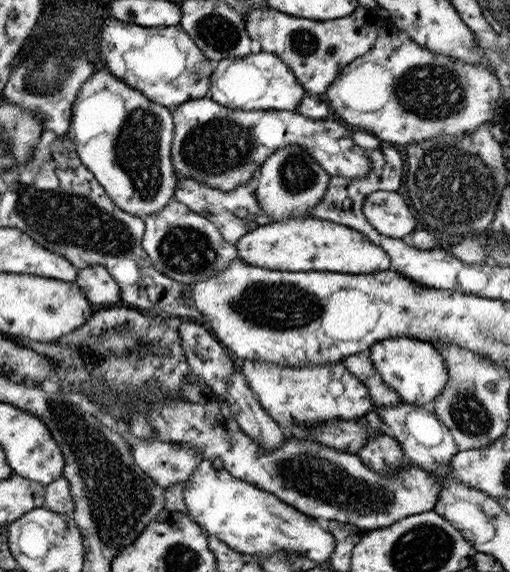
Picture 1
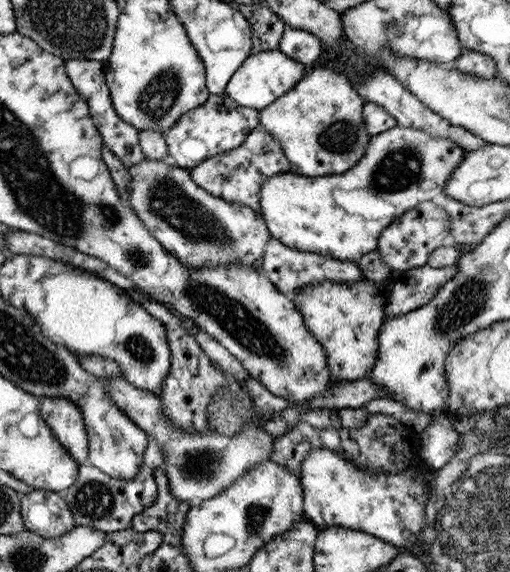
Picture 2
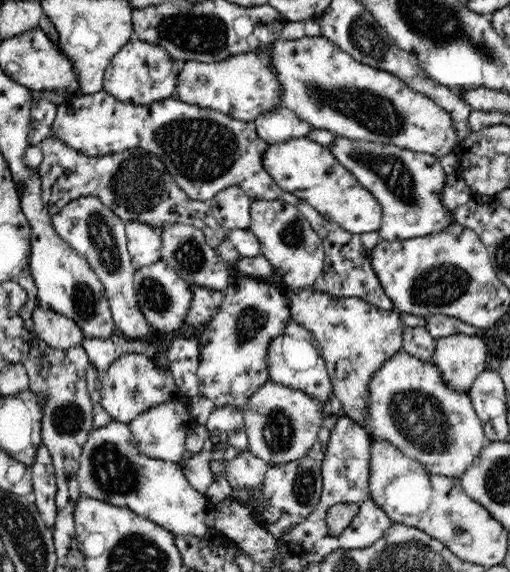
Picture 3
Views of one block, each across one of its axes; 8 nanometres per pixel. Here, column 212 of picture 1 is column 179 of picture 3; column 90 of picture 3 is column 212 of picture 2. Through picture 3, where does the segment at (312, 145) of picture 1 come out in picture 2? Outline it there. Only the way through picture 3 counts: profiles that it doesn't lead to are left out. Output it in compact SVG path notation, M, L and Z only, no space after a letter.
M208 94L203 104L182 114L163 134L167 154L164 161L181 168L192 168L202 160L231 150L244 142L247 134L258 125L258 110L238 106L231 97Z

